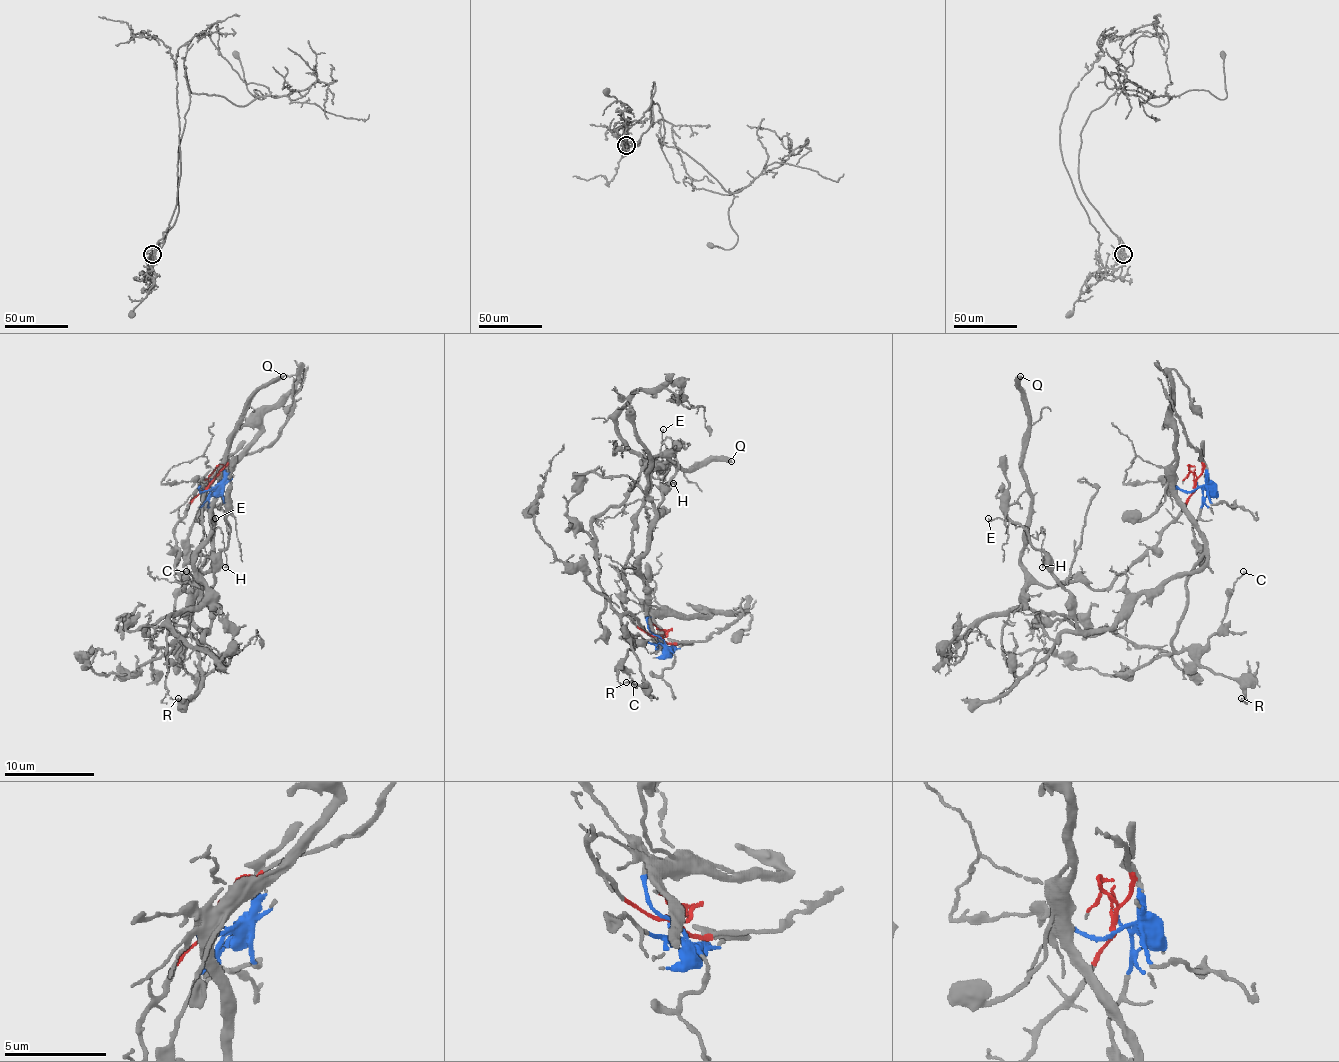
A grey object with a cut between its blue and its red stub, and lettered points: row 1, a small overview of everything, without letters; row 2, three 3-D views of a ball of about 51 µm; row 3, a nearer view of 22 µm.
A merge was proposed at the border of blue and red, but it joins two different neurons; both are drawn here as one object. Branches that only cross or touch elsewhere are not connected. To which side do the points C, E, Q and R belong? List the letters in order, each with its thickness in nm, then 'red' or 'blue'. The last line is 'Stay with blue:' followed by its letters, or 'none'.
C: 140 nm | blue
E: 110 nm | red
Q: 360 nm | red
R: 130 nm | blue
Stay with blue: C, R

